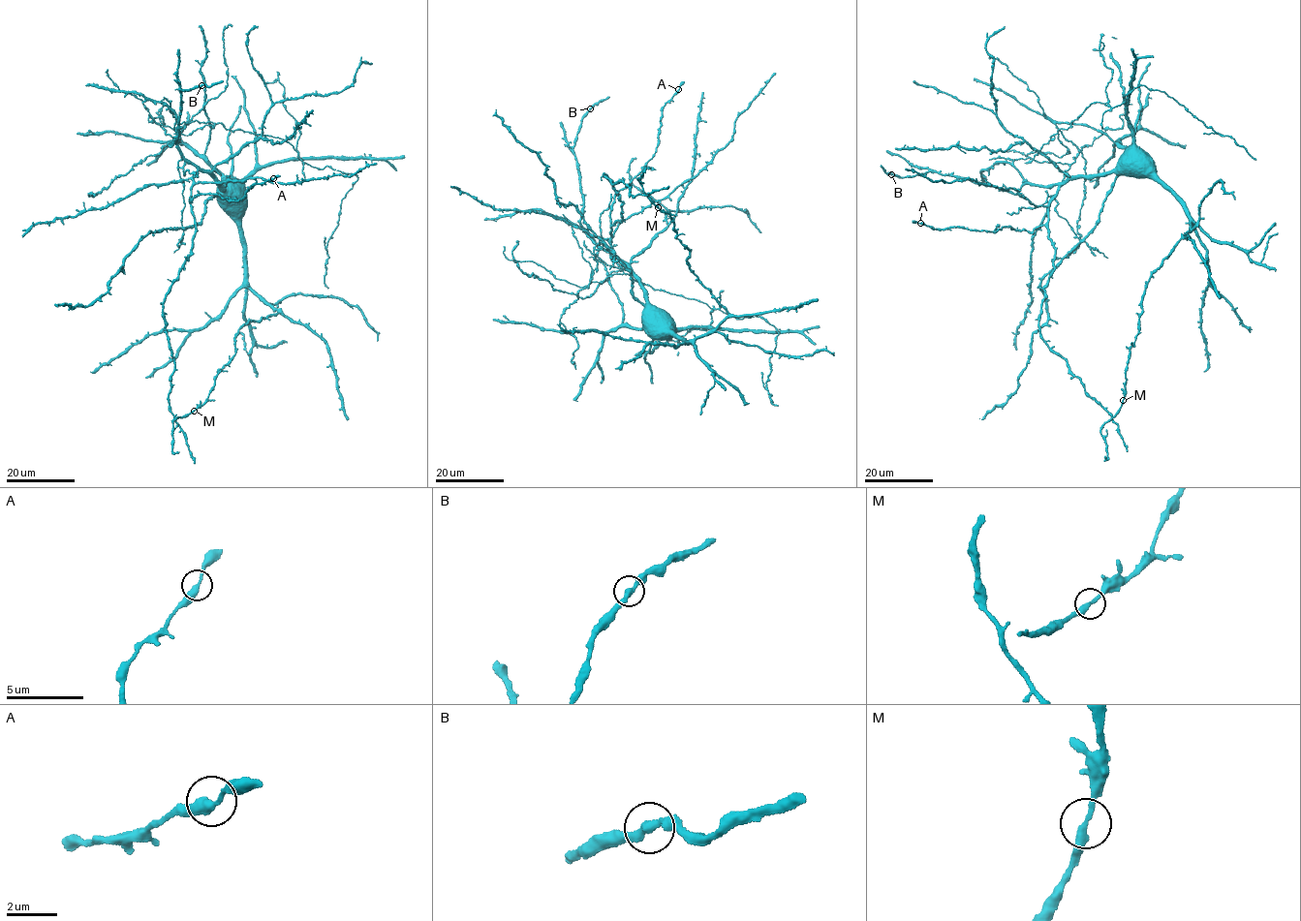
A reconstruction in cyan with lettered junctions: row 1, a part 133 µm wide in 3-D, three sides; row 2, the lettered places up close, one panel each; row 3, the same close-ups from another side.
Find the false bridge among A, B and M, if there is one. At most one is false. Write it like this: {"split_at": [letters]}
{"split_at": []}

